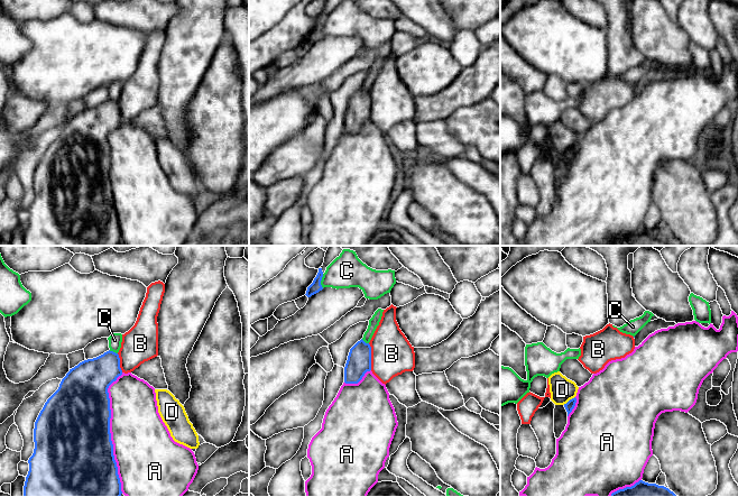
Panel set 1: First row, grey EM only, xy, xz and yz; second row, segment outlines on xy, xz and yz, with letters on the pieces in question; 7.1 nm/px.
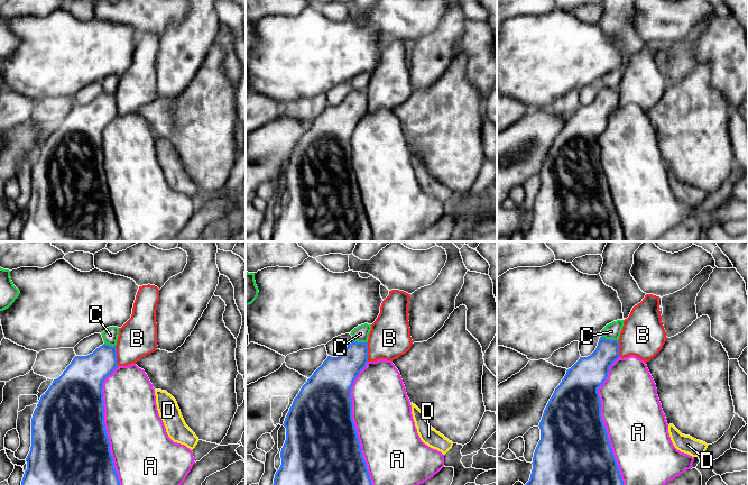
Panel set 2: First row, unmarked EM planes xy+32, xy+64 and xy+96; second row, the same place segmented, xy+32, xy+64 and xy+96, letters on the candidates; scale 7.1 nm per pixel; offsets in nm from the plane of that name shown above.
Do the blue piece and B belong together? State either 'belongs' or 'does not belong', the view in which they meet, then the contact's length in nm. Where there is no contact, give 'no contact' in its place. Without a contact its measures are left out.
does not belong; contact in xz; length 190 nm

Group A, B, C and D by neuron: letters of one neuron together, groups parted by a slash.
A / B / C / D

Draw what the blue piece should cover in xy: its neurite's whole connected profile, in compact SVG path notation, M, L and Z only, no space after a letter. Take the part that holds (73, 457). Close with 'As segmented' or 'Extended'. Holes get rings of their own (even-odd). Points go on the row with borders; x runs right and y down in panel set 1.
M110 350L96 358L84 360L74 368L70 369L66 376L62 379L58 389L45 403L43 409L40 411L35 422L35 429L34 429L35 449L33 455L28 460L29 471L26 477L24 486L24 497L120 497L121 496L122 494L121 482L118 475L117 462L113 455L113 444L111 441L111 433L110 433L111 409L108 393L109 386L113 381L116 381L117 378L121 375L122 370L120 368L119 355Z. As segmented

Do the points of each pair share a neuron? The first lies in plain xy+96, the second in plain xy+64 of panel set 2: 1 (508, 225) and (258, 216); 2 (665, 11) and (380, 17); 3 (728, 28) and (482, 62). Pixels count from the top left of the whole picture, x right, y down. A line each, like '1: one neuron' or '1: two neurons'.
1: one neuron
2: one neuron
3: one neuron

